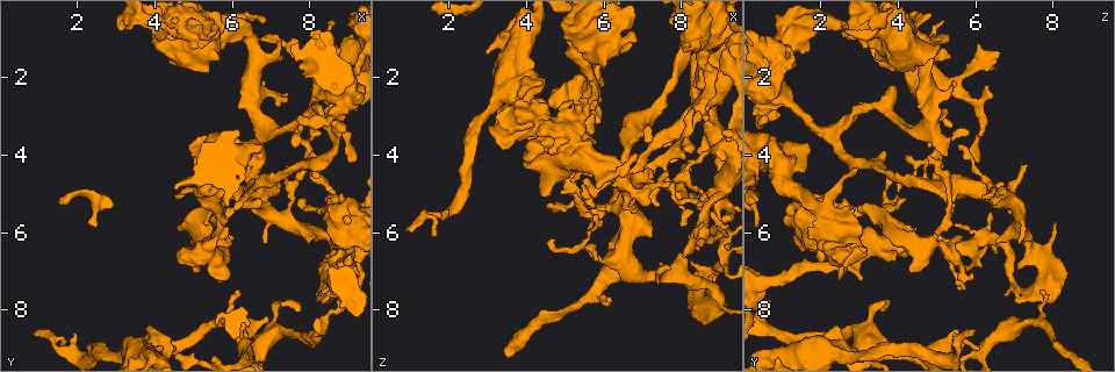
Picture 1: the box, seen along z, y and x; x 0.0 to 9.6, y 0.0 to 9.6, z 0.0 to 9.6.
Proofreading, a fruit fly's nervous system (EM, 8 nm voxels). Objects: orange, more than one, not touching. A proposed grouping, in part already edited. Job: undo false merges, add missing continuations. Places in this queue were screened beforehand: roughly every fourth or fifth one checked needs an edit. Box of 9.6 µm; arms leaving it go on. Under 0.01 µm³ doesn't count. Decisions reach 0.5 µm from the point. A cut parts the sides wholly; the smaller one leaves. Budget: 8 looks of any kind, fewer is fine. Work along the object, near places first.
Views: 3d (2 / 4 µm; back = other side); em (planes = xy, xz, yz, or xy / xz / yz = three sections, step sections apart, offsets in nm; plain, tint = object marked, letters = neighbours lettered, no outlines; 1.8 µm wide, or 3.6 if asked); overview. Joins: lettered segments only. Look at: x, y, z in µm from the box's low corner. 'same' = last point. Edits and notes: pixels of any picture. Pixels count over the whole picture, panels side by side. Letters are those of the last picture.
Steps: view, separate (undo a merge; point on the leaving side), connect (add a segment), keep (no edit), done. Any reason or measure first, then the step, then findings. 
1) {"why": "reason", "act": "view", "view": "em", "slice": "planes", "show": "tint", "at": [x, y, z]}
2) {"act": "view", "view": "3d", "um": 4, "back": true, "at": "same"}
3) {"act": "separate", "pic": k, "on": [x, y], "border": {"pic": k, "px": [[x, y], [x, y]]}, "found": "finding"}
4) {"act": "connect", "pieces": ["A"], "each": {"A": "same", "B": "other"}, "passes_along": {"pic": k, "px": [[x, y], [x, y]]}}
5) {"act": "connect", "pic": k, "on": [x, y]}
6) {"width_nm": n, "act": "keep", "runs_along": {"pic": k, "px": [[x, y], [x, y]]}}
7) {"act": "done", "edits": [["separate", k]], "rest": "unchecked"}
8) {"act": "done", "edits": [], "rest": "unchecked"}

{"why": "calibre changes", "act": "view", "view": "em", "slice": "planes", "show": "letters", "at": [8.75, 7.55, 7.20]}

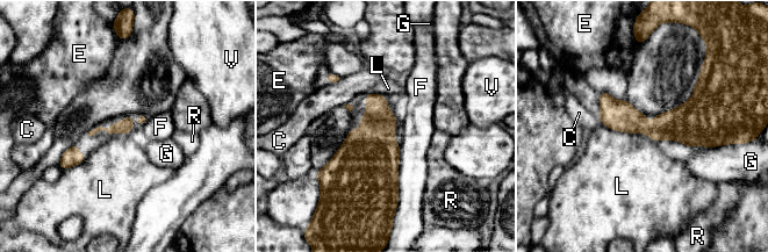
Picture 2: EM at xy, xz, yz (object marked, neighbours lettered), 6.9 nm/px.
{"act": "keep", "each": {"C": "other", "E": "other", "F": "other", "G": "other", "L": "other", "R": "other", "V": "other"}, "found": "continuous, no second neuron"}

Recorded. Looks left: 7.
{"why": "free end", "act": "view", "view": "em", "slice": "planes", "show": "letters", "at": [8.00, 1.40, 6.55]}

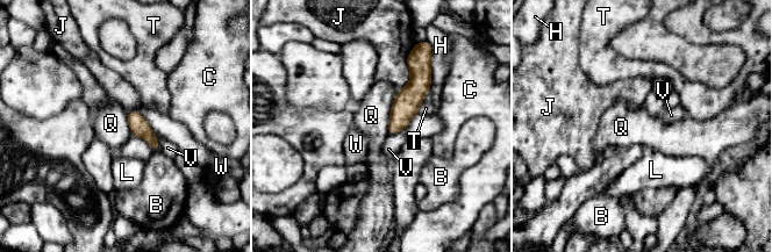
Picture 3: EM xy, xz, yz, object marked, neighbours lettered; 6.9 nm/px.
{"longest_contact_nm": ["J", 340], "act": "keep", "each": {"B": "other", "C": "other", "H": "other", "J": "other", "L": "other", "Q": "other", "T": "other", "V": "other", "W": "other"}, "border": {"pic": 3, "px": [[397, 93], [391, 109], [387, 134]]}, "found": "no lettered segment goes on from it"}

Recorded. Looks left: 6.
{"why": "abrupt turn", "act": "view", "view": "3d", "um": 4, "at": [4.50, 0.90, 3.90]}

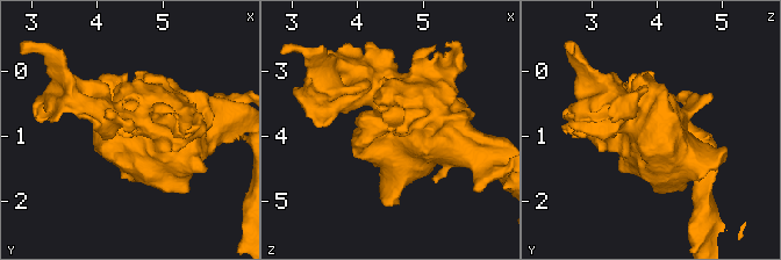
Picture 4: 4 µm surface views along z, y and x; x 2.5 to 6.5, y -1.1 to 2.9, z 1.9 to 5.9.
{"why": "shape alone is not enough", "act": "view", "view": "em", "slice": "xz", "step": 4, "show": "tint", "at": [4.55, 0.90, 3.90]}

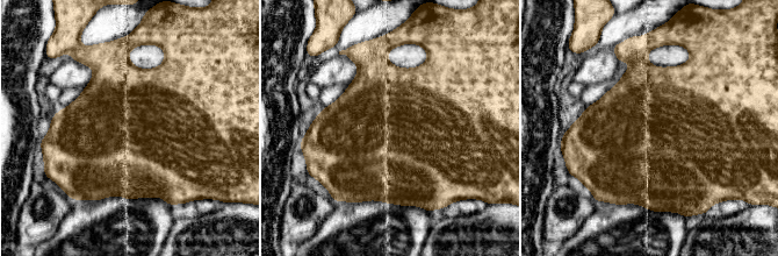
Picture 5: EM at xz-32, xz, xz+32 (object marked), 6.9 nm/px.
{"act": "view", "view": "em", "slice": "planes", "show": "letters", "at": "same"}

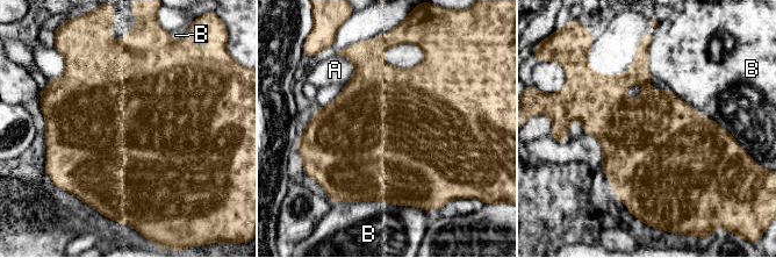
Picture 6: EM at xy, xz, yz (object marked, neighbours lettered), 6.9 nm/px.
{"width_nm": 750, "act": "keep", "each": {"A": "other", "B": "other"}, "found": "all the same neuron"}

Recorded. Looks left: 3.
{"act": "done", "edits": [], "rest": "unchecked"}

